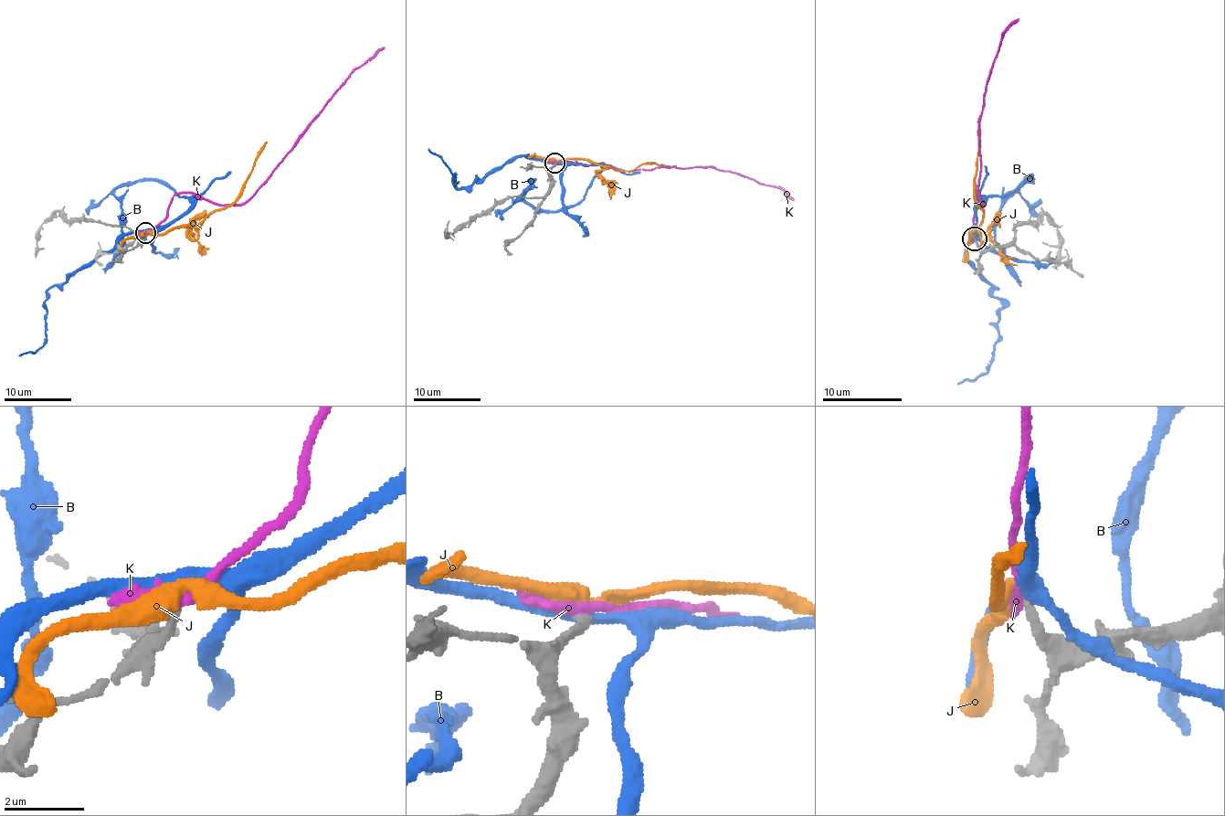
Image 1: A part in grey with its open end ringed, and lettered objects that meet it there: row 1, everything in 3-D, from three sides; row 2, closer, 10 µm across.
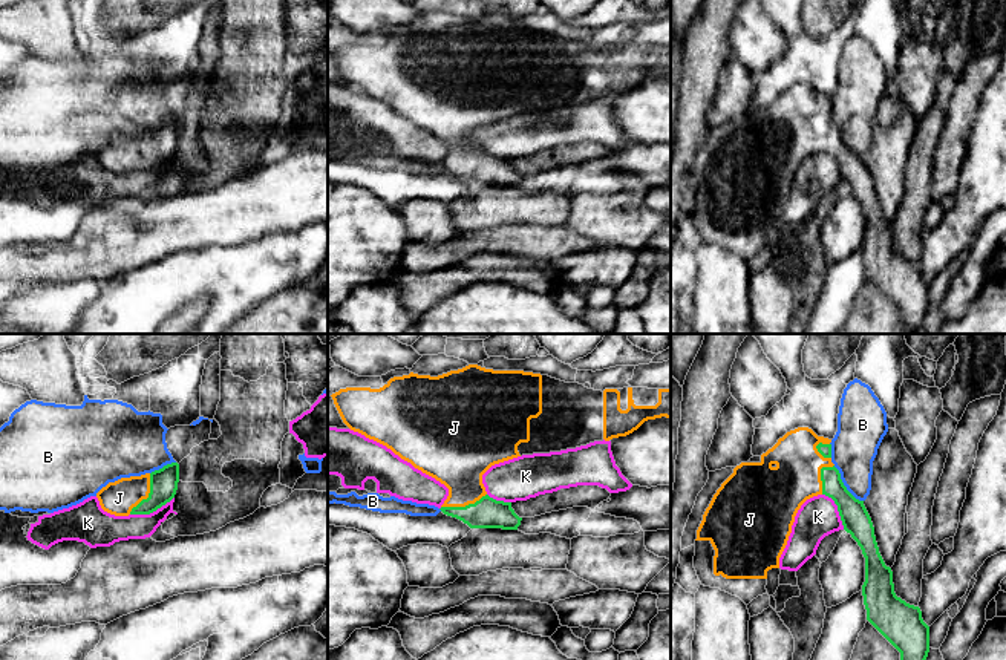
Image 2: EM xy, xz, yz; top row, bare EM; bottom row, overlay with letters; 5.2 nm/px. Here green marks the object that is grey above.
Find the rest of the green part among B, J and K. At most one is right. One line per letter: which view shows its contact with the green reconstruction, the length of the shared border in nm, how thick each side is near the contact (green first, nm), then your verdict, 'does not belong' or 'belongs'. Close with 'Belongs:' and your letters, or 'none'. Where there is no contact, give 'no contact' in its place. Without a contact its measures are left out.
B: contact in yz; length 240 nm; calibres 150 and 240 nm; does not belong
J: contact in xy; length 240 nm; calibres 140 and 180 nm; belongs
K: contact in xy; length 260 nm; calibres 140 and 160 nm; does not belong
Belongs: J

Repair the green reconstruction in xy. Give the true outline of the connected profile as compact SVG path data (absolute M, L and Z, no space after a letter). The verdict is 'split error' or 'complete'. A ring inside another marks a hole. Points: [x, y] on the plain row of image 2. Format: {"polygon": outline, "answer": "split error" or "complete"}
{"polygon": "M171 119L152 130L109 139L96 155L101 165L115 173L150 172L175 155L178 139L179 121Z", "answer": "split error"}

